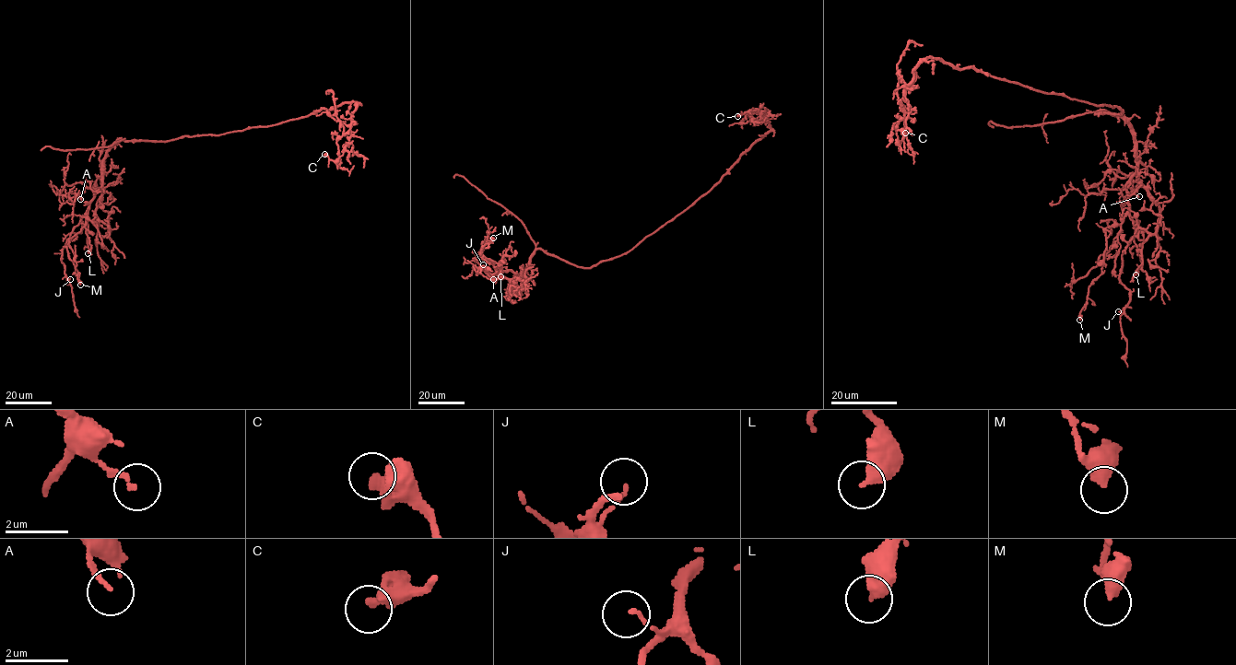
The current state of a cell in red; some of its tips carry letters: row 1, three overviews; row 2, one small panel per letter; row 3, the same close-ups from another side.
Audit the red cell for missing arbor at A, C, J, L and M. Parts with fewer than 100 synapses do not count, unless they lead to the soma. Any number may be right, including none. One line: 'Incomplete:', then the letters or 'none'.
Incomplete: none

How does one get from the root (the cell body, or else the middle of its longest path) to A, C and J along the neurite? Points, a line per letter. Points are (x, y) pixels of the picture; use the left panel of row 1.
A: (196, 135), (167, 141), (119, 139), (110, 148), (104, 159), (102, 185), (97, 189), (86, 188), (80, 199)
C: (196, 135), (268, 126), (356, 102), (349, 142), (343, 154), (335, 161), (324, 154)
J: (196, 135), (167, 141), (119, 139), (110, 148), (104, 159), (103, 183), (63, 250), (61, 262), (70, 279)

